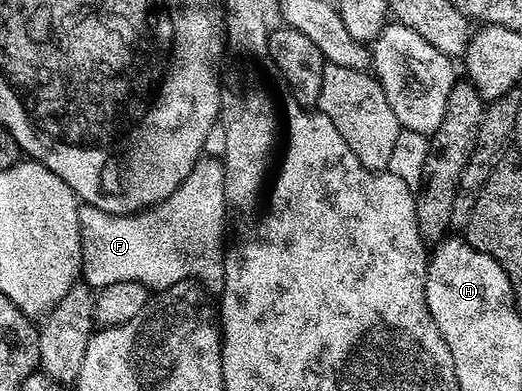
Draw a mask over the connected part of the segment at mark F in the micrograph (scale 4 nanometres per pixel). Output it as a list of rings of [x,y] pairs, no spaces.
[[[200,157],[189,176],[185,176],[182,184],[168,198],[156,206],[148,206],[138,214],[110,214],[101,212],[101,208],[80,205],[79,232],[83,253],[81,278],[88,287],[102,288],[118,282],[137,282],[146,286],[148,291],[158,292],[168,290],[178,282],[192,280],[200,284],[222,283],[225,235],[229,230],[225,176],[222,161],[218,157],[207,157]]]

